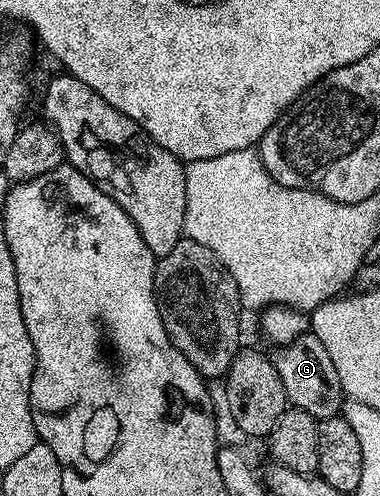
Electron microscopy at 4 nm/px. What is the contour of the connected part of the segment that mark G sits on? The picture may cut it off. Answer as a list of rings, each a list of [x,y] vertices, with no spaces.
[[[311,333],[299,335],[293,343],[281,346],[274,362],[278,369],[278,377],[282,377],[282,385],[286,389],[286,397],[291,406],[310,413],[317,421],[329,419],[341,414],[344,406],[345,394],[338,381],[338,372],[330,362],[322,341]]]

